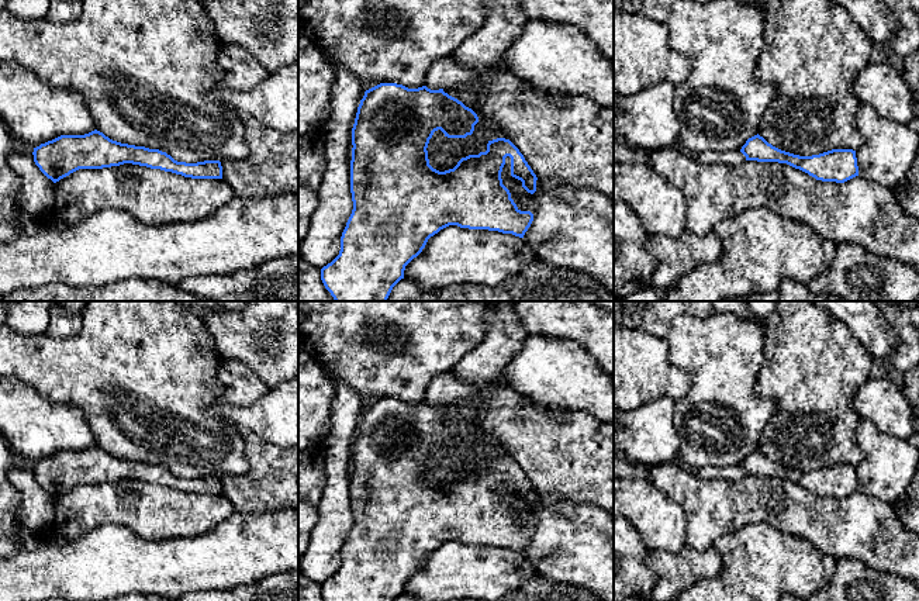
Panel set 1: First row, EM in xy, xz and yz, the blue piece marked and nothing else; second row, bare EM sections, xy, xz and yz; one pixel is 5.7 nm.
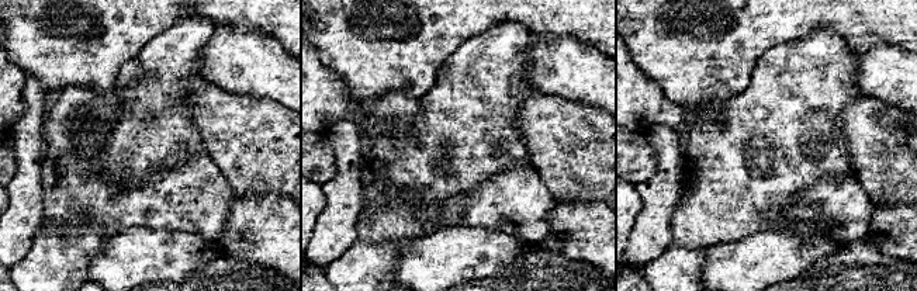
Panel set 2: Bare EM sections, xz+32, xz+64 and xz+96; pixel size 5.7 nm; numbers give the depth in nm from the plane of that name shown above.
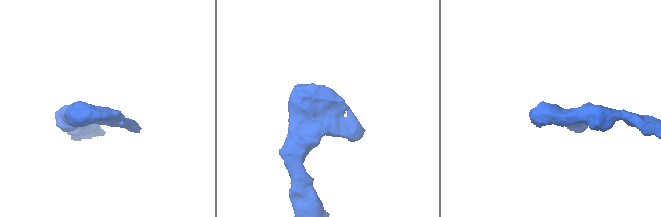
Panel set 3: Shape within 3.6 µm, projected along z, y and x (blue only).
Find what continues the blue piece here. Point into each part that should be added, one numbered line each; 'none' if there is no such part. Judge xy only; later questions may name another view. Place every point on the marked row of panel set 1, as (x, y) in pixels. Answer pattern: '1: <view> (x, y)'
none

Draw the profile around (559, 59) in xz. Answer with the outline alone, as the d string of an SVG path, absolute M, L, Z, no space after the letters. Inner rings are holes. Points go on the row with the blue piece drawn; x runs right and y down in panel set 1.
M526 20L521 35L507 48L508 72L547 94L587 97L614 108L614 61L605 58L578 28L550 21Z

